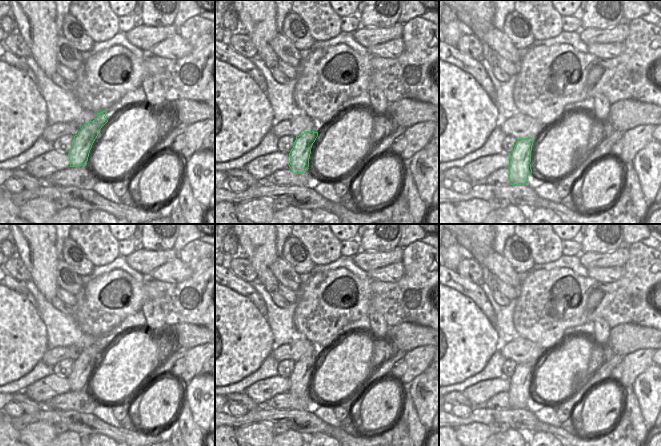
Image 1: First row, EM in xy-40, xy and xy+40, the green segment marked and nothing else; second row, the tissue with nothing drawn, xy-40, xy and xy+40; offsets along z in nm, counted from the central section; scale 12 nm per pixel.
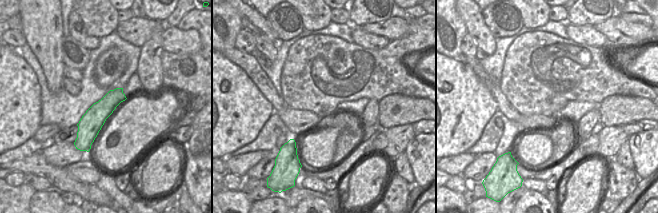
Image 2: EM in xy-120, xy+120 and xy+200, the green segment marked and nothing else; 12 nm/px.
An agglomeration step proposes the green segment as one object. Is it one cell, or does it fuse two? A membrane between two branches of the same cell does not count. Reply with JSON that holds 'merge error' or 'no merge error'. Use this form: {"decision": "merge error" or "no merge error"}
{"decision": "no merge error"}

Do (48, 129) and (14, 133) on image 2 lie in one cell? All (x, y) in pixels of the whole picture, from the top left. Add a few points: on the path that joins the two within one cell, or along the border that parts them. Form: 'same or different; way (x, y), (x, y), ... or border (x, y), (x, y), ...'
different; border (40, 124), (32, 136)

